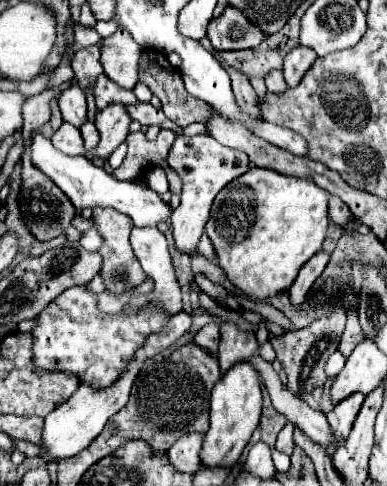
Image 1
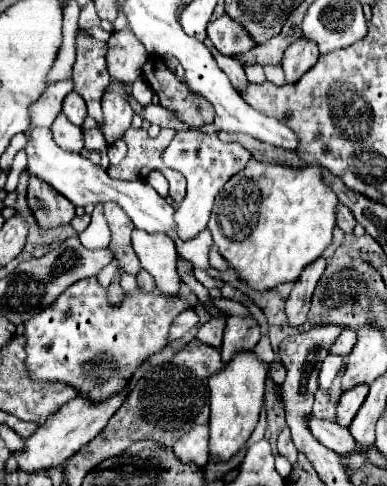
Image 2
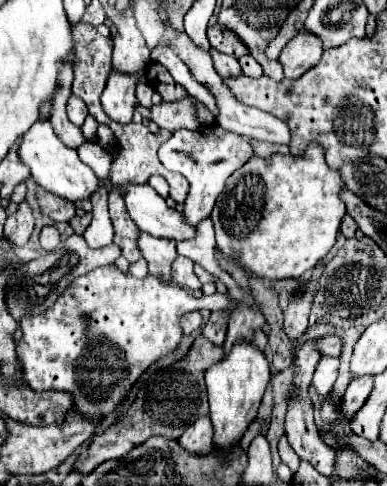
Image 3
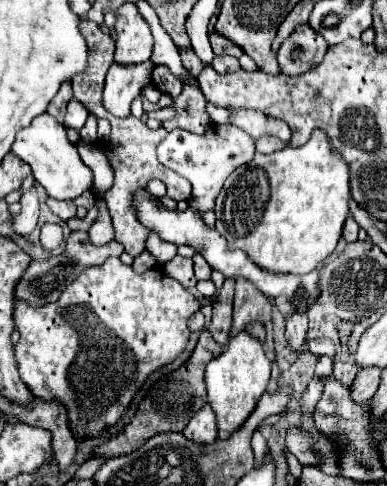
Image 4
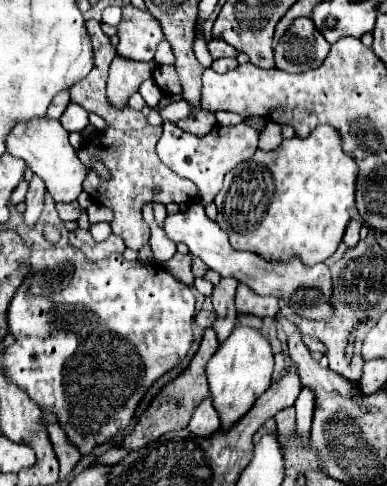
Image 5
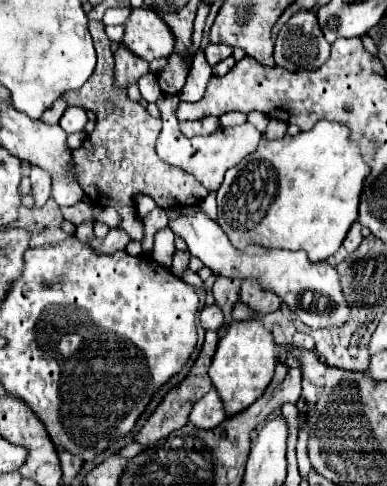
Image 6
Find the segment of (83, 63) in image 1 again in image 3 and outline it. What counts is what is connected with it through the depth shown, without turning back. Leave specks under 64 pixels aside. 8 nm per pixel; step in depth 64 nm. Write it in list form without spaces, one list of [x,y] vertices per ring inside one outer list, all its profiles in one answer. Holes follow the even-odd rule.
[[[76,24],[72,30],[72,36],[76,40],[76,64],[74,64],[74,84],[72,84],[72,94],[80,96],[86,106],[88,112],[96,118],[96,122],[106,124],[108,116],[100,106],[100,84],[106,84],[110,70],[112,70],[112,40],[104,38],[96,32],[96,28],[92,24]]]

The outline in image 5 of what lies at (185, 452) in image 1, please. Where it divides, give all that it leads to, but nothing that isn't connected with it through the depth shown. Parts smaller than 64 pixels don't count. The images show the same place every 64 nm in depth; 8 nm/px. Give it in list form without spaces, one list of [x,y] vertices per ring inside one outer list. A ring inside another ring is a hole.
[[[210,396],[206,400],[202,400],[202,404],[192,414],[188,430],[198,438],[208,438],[208,436],[212,436],[220,430],[220,418],[214,410],[214,404],[212,404]]]

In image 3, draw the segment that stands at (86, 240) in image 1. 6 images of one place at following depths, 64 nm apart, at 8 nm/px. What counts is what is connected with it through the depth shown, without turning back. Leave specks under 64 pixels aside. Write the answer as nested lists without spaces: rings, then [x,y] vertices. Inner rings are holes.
[[[106,188],[98,190],[94,196],[92,196],[92,204],[94,204],[94,210],[92,210],[92,222],[90,226],[86,228],[86,232],[82,234],[86,244],[90,244],[90,248],[100,248],[100,246],[108,246],[114,238],[114,228],[112,228],[112,222],[110,222],[110,216],[108,216],[108,194],[106,194]]]

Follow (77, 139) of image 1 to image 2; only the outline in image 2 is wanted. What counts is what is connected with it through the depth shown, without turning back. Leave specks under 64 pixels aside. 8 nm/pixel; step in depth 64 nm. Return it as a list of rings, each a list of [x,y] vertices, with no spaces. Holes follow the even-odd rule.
[[[58,114],[58,118],[54,120],[52,124],[52,134],[54,134],[54,140],[60,148],[68,150],[68,152],[80,152],[82,146],[84,146],[84,140],[82,140],[82,128],[74,126],[72,122],[66,120],[64,114]]]

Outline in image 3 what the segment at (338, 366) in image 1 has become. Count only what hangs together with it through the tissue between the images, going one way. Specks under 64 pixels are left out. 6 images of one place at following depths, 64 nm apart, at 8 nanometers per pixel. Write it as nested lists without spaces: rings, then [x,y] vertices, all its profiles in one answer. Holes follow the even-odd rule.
[[[324,356],[314,372],[314,382],[312,382],[312,388],[318,392],[318,394],[328,394],[332,390],[332,382],[336,380],[338,376],[338,366],[340,366],[340,358],[328,358]]]

